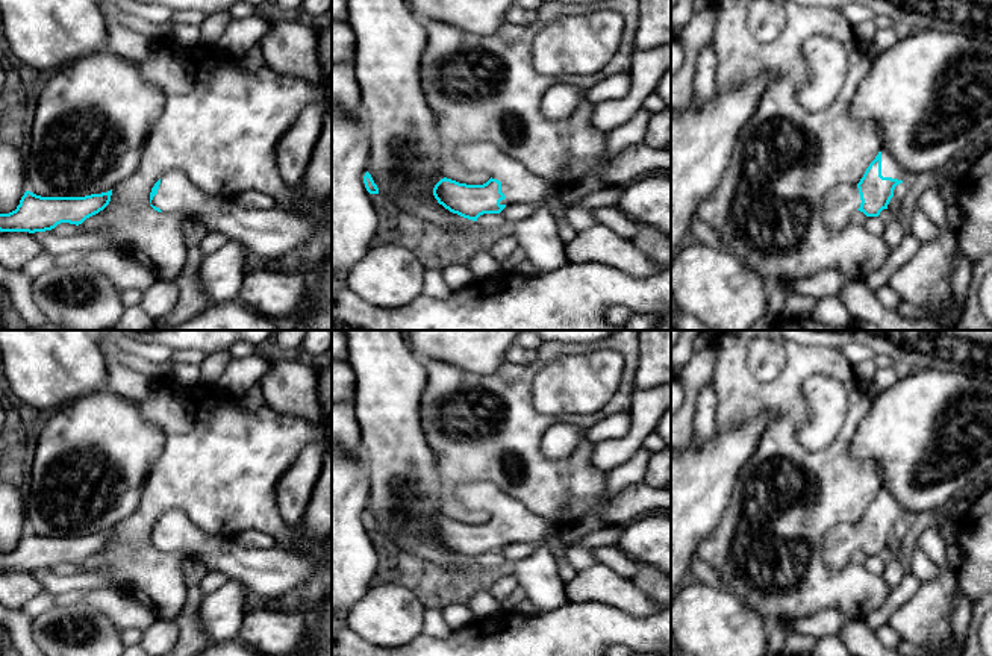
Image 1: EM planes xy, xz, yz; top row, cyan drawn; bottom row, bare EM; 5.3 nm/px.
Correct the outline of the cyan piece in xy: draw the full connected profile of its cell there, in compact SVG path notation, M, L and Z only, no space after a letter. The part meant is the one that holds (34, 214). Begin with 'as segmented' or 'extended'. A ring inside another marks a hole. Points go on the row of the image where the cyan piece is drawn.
as segmented | M112 189L85 197L41 197L26 191L15 211L0 214L0 232L45 232L61 223L82 224L103 211Z

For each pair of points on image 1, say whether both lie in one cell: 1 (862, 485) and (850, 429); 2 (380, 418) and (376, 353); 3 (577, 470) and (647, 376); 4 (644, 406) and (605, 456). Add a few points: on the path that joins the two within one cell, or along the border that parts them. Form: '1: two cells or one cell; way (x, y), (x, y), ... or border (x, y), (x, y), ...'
1: one cell; way (848, 471), (842, 465), (842, 443)
2: one cell; way (380, 402), (380, 370)
3: two cells; border (639, 352), (632, 387)
4: one cell; way (644, 421), (641, 429), (620, 450)

